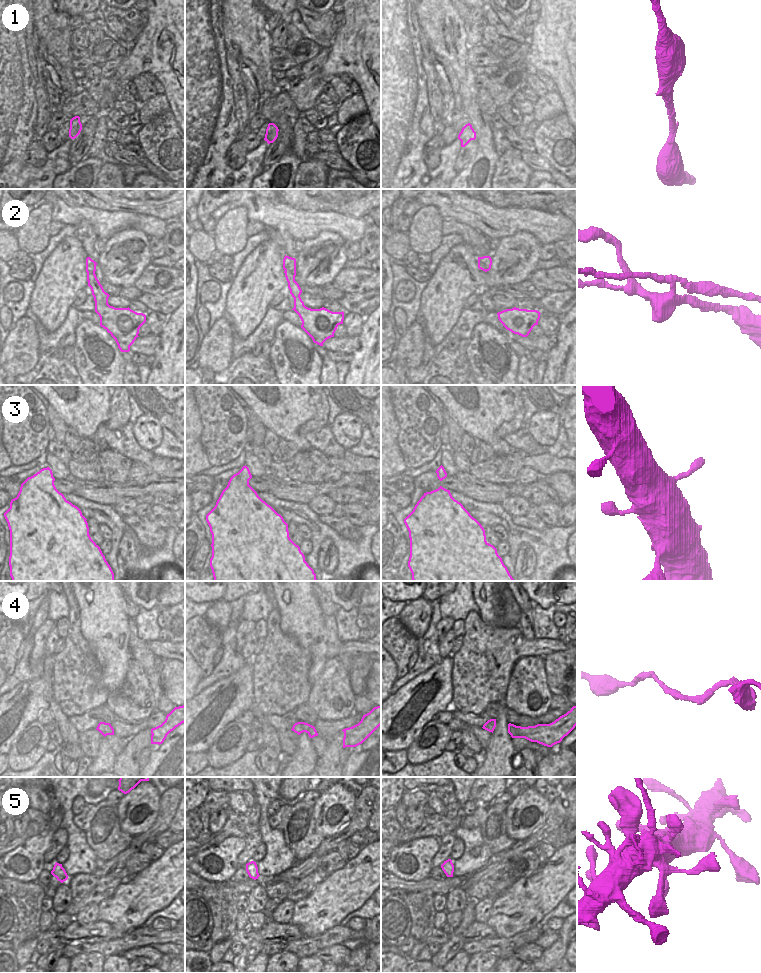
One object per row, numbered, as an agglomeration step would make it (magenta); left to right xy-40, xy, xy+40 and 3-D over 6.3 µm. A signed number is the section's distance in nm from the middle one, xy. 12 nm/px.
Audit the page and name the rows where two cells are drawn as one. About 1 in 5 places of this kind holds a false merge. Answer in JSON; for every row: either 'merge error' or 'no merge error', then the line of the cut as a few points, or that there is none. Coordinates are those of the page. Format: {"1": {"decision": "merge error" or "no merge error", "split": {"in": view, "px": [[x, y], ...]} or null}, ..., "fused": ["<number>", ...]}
{"1": {"decision": "no merge error", "split": null}, "2": {"decision": "merge error", "split": {"in": "xy", "px": [[285, 269], [295, 273]]}}, "3": {"decision": "no merge error", "split": null}, "4": {"decision": "no merge error", "split": null}, "5": {"decision": "no merge error", "split": null}, "fused": ["2"]}

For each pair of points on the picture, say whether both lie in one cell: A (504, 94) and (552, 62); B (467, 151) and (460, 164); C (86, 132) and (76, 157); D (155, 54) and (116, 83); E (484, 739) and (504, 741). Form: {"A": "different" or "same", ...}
{"A": "different", "B": "same", "C": "same", "D": "same", "E": "different"}

